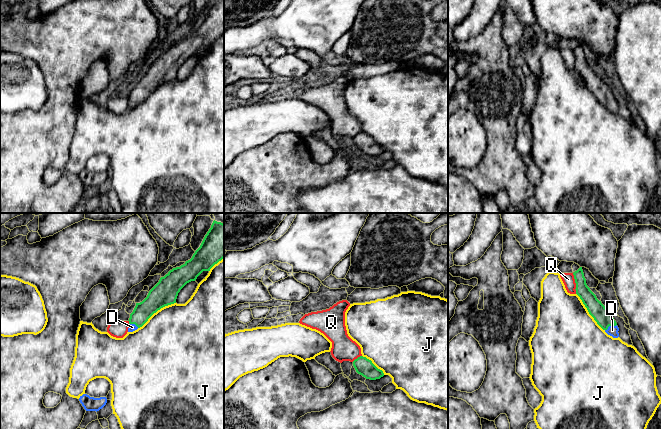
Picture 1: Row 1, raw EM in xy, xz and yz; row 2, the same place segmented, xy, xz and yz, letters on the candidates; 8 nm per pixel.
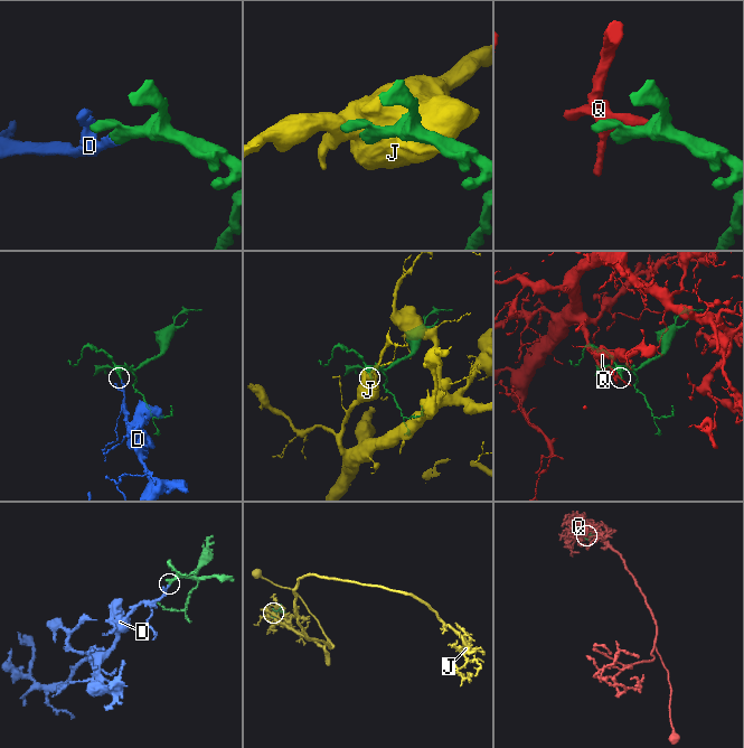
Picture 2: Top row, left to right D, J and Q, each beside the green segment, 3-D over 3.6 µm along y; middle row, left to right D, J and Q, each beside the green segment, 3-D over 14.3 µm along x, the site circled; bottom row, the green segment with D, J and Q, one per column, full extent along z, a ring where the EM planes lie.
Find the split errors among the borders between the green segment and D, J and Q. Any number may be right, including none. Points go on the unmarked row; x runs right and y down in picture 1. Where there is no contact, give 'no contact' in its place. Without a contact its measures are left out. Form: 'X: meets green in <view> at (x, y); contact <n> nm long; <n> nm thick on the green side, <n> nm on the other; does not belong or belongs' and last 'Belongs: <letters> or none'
D: meets green in yz at (610, 101); contact 110 nm long; 140 nm thick on the green side, 80 nm on the other; belongs
J: meets green in xy at (156, 87); contact 360 nm long; 200 nm thick on the green side, 500 nm on the other; does not belong
Q: meets green in yz at (575, 58); contact 170 nm long; 120 nm thick on the green side, 100 nm on the other; does not belong
Belongs: D

